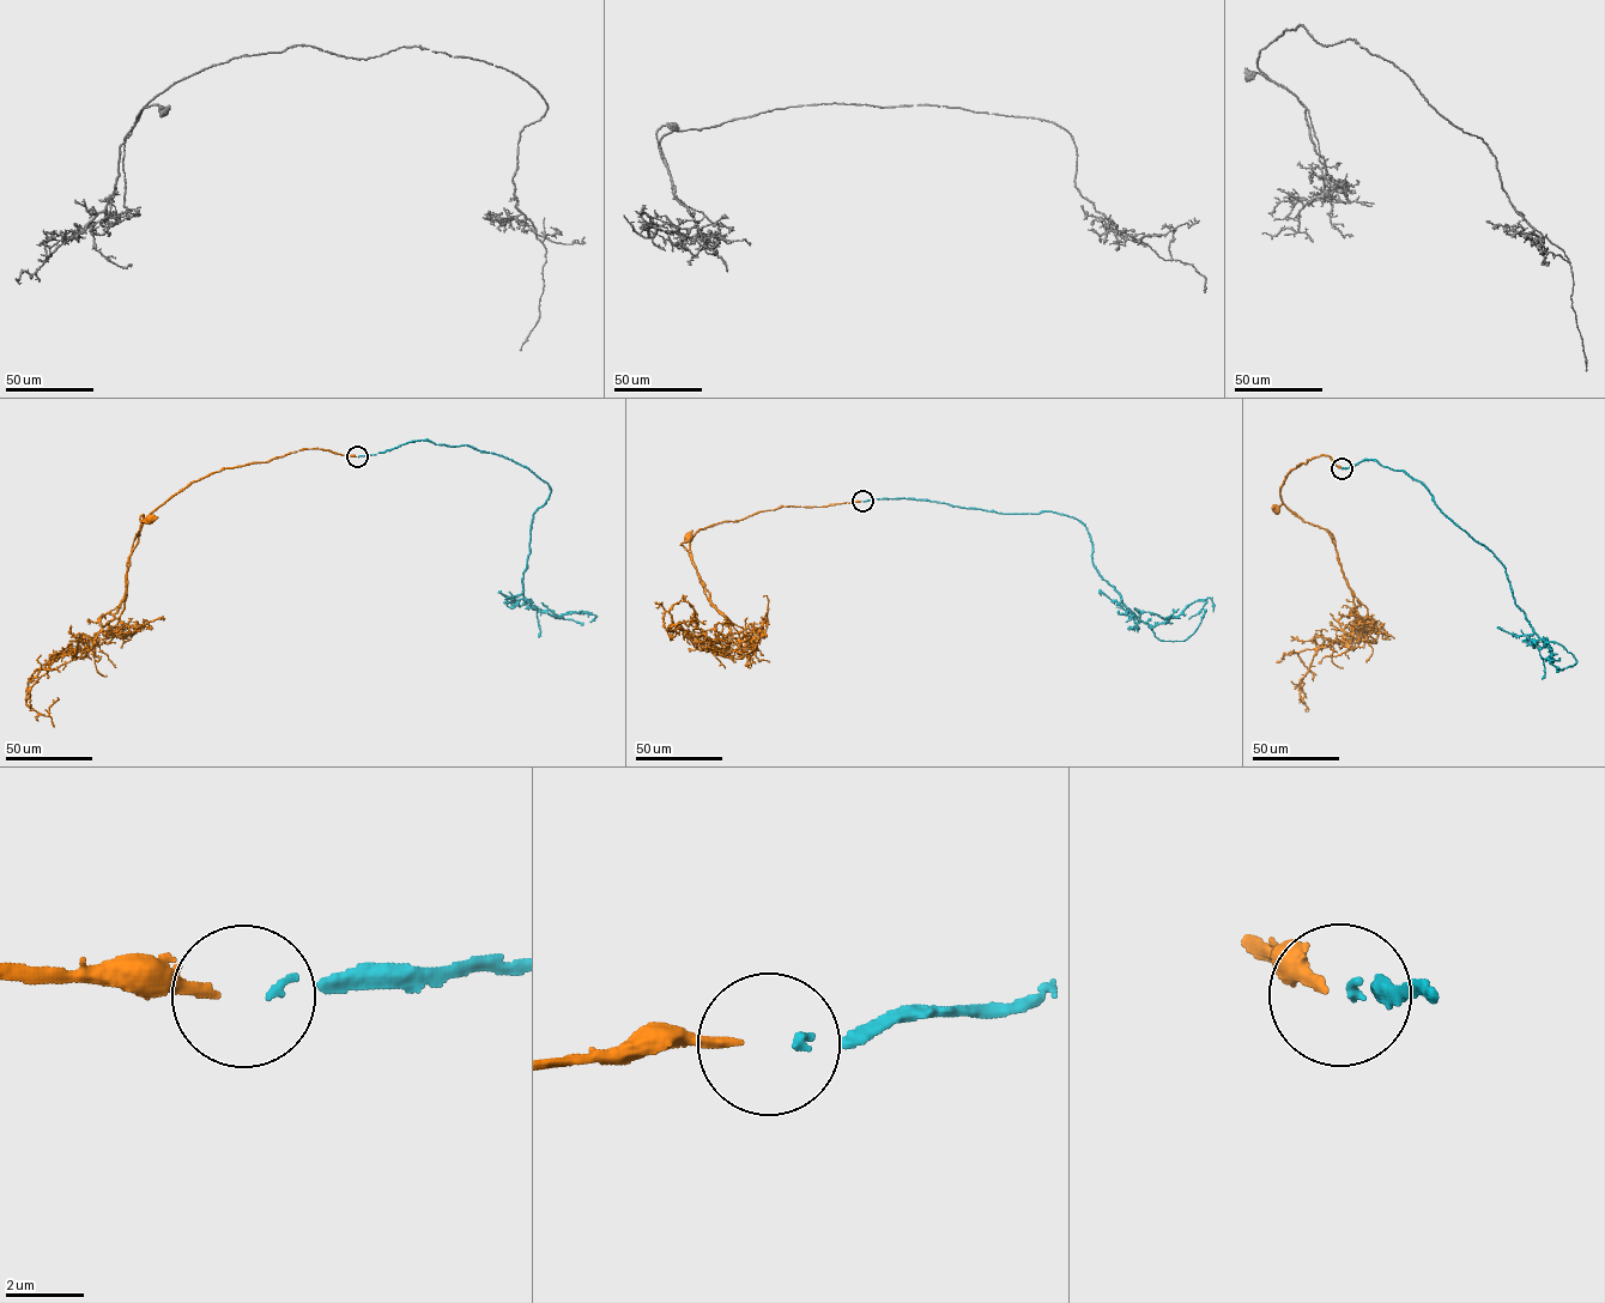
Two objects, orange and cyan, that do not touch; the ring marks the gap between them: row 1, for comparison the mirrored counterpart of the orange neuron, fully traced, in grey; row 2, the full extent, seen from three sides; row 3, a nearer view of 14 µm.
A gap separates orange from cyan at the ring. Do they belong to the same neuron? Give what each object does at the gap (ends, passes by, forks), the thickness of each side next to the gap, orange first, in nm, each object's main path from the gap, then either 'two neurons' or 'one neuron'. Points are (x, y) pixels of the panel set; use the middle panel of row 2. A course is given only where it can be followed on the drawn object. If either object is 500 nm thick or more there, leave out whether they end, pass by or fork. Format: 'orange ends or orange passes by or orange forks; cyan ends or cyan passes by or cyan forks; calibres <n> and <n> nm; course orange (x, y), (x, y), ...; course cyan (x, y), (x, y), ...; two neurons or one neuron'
orange ends; cyan ends; calibres 240 and 220 nm; course orange (861, 501), (819, 507), (780, 507), (740, 520), (718, 522), (695, 534), (690, 556), (682, 544), (689, 538); course cyan (862, 502), (927, 500), (1073, 517), (1088, 531), (1100, 575), (1142, 620), (1154, 626), (1205, 600), (1188, 619); one neuron

